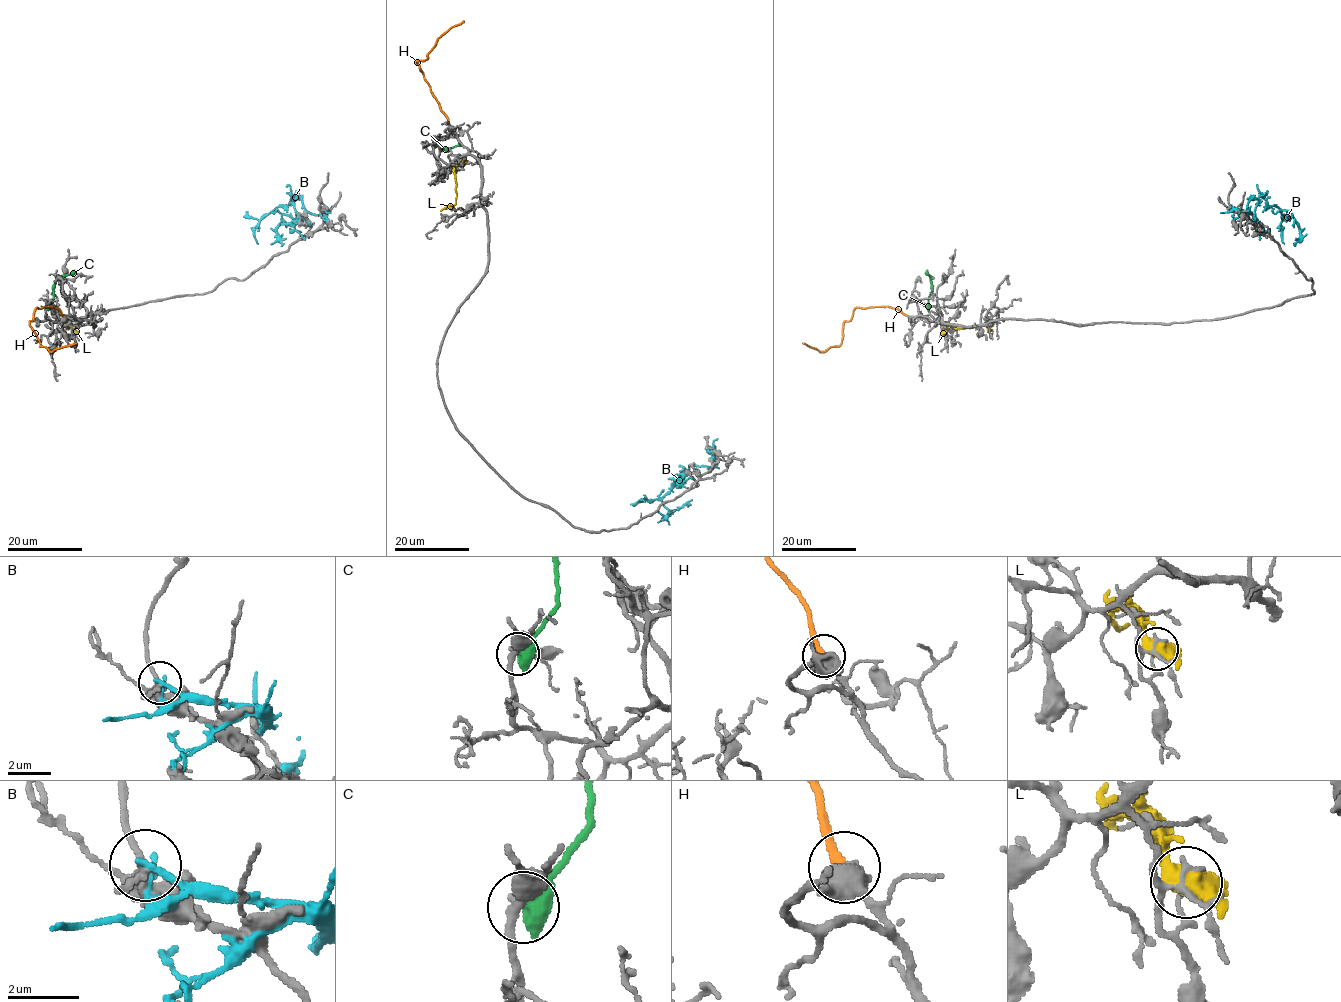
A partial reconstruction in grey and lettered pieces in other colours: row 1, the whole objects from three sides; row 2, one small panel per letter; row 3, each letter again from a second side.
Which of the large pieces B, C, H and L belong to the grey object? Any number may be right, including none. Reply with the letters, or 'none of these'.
H

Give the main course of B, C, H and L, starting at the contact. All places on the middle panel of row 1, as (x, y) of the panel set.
B: (712, 448), (714, 463), (710, 467), (690, 465), (682, 480), (662, 499), (668, 509), (663, 518), (671, 512)
C: (433, 146), (440, 146), (442, 150), (462, 144)
H: (450, 126), (416, 61), (427, 58), (440, 37), (464, 21)
L: (461, 161), (455, 167), (456, 203), (441, 210)

